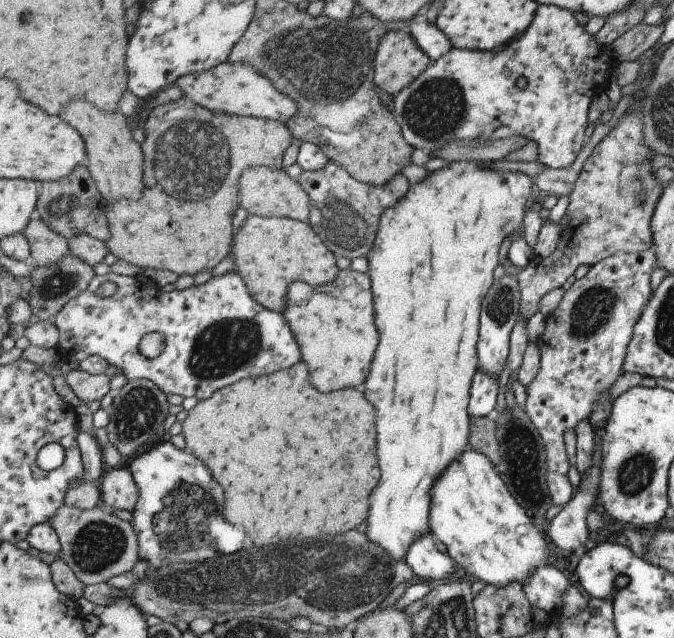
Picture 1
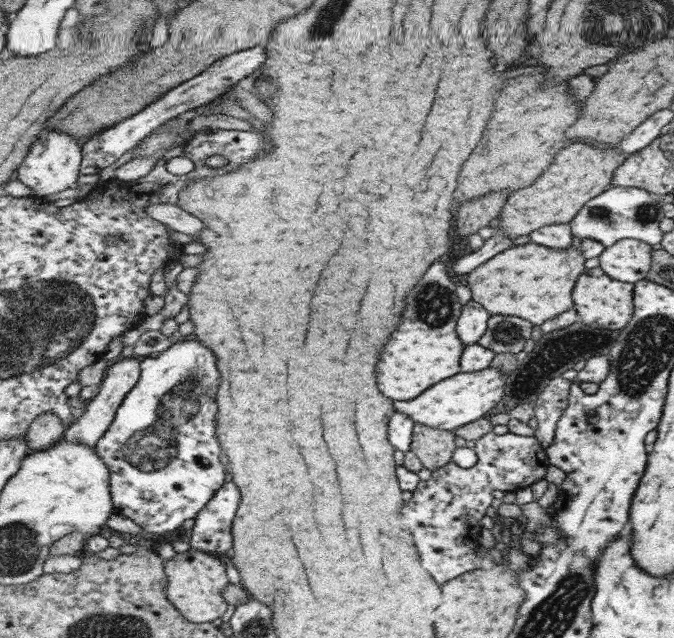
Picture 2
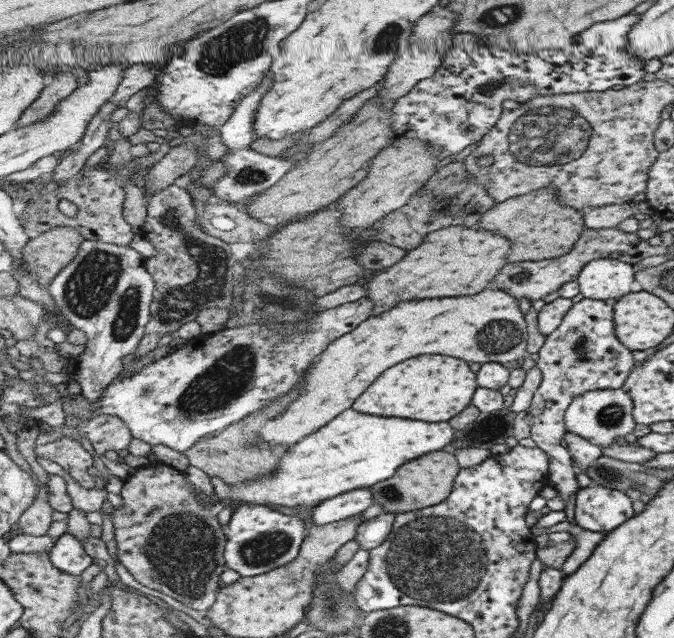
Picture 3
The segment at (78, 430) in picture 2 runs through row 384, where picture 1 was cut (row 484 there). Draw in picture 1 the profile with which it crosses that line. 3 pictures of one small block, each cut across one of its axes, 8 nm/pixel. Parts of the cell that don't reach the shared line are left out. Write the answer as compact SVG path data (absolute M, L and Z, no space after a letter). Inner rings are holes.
M113 468L102 479L102 505L107 509L123 509L132 512L139 500L137 483L129 468Z

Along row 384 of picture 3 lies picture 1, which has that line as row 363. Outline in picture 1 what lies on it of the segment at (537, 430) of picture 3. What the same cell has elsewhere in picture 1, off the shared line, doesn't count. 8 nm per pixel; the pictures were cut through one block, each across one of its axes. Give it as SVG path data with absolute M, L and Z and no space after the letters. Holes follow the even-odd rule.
M654 246L638 253L619 253L607 257L590 267L588 273L575 281L564 291L558 307L545 318L542 335L536 342L540 348L540 368L537 376L526 386L526 413L531 417L538 430L529 430L537 440L542 440L546 448L548 488L554 505L567 504L576 492L569 482L569 470L572 463L567 456L565 430L575 428L579 422L588 419L596 407L597 399L619 380L624 372L624 362L628 346L633 340L633 329L643 308L648 302L651 288L649 276L655 268Z

